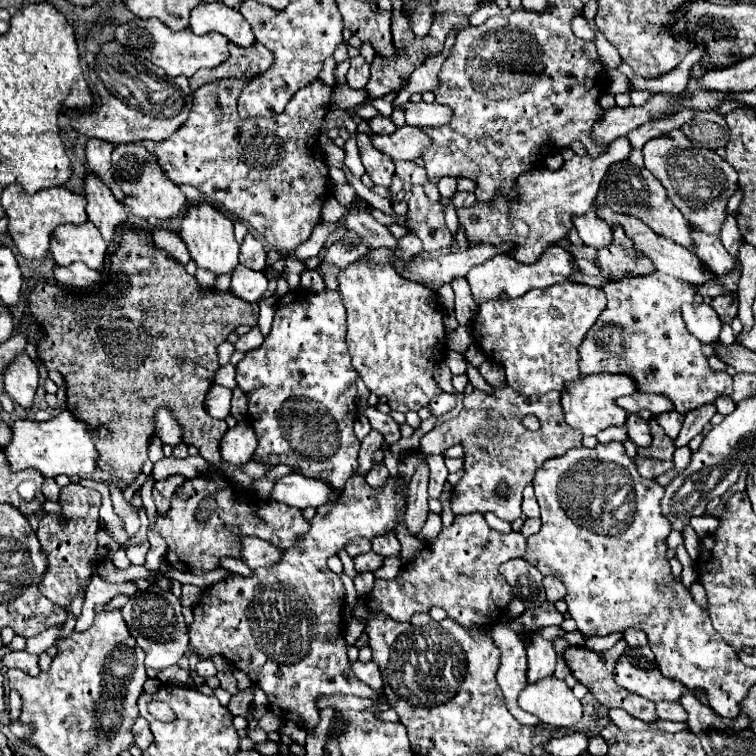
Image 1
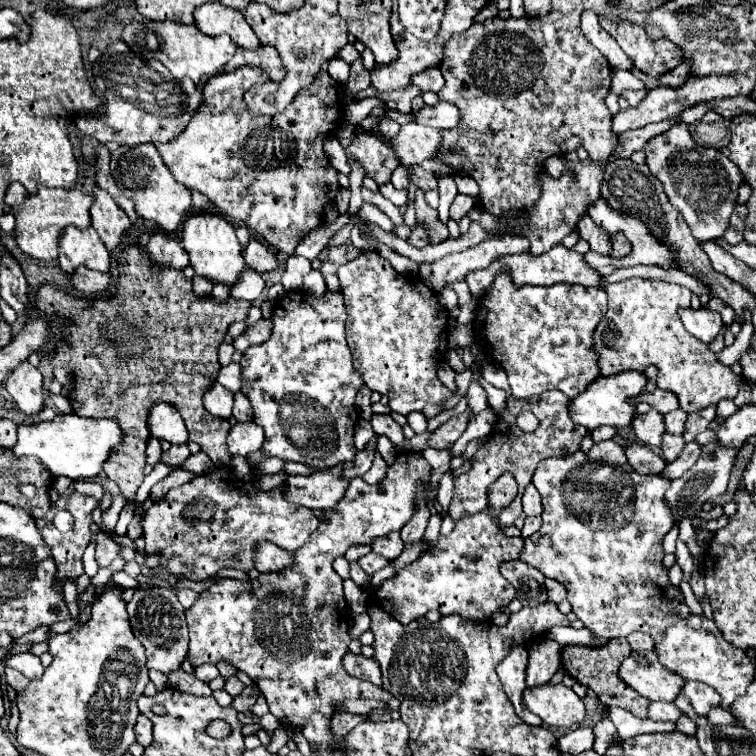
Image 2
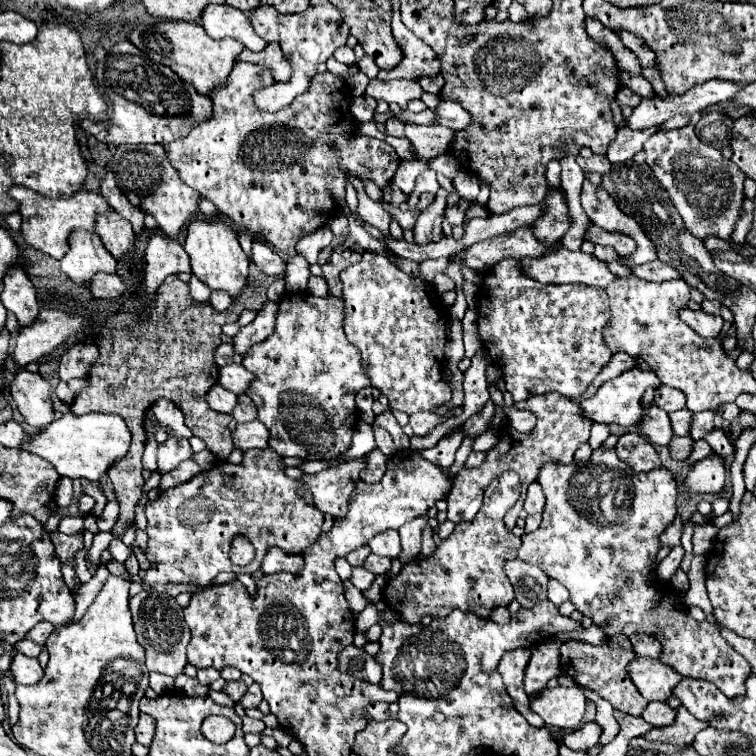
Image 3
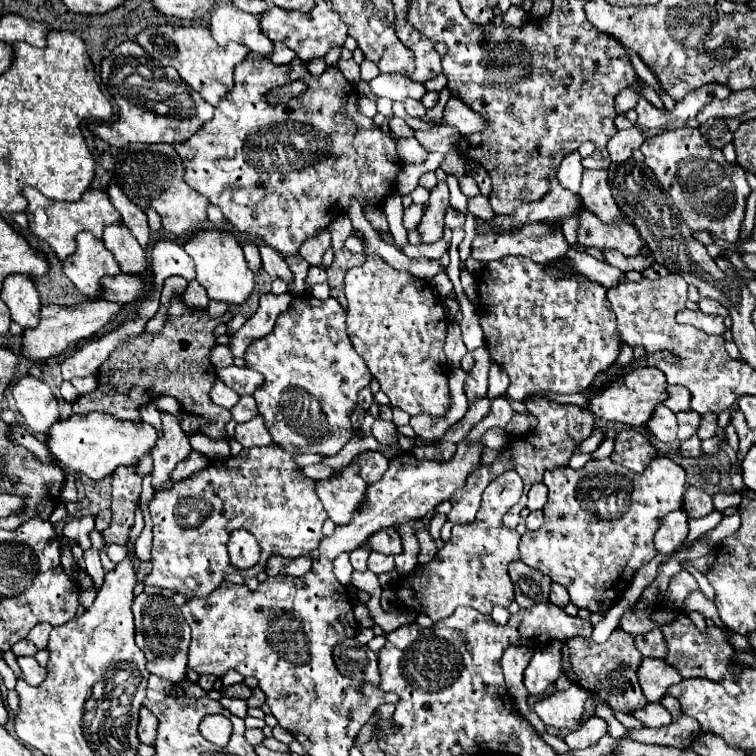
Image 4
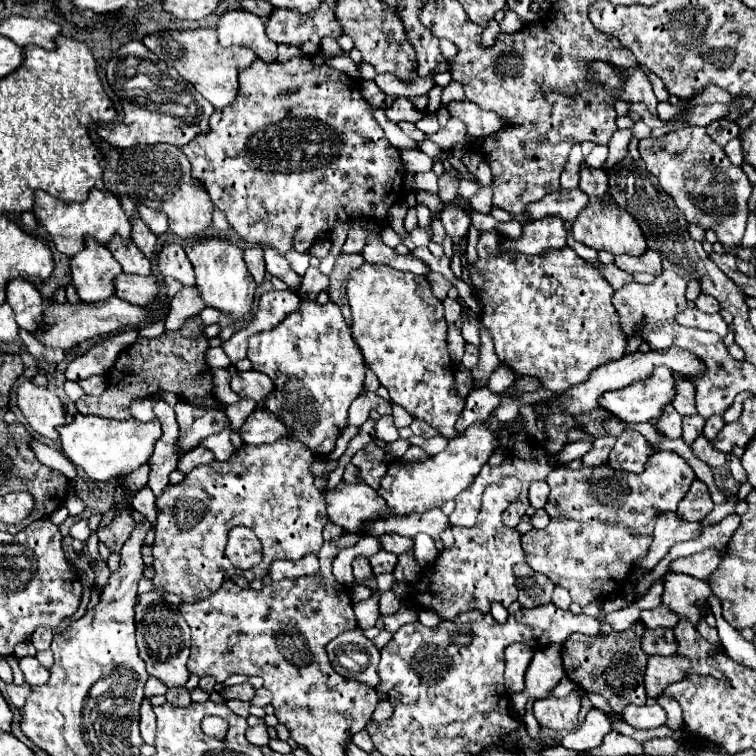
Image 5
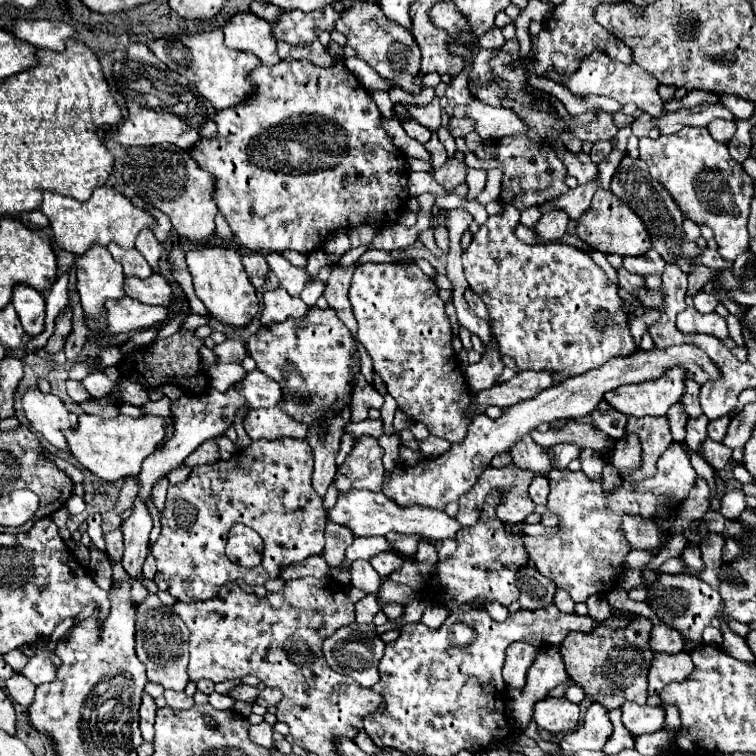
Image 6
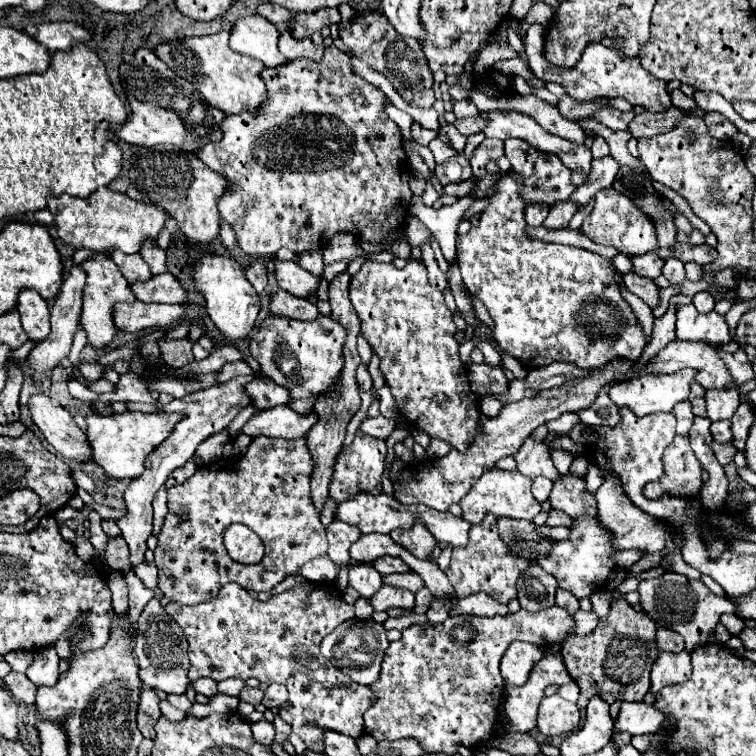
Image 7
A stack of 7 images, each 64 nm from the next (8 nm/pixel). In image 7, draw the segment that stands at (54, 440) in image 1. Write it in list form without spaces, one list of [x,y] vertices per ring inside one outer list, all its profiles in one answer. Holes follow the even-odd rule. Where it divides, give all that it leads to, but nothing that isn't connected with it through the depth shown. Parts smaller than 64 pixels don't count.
[[[124,412],[124,414],[110,414],[110,416],[88,416],[88,442],[92,444],[92,460],[104,468],[104,472],[112,478],[136,478],[144,472],[144,464],[148,454],[160,446],[172,428],[180,422],[180,414],[168,414],[168,412]]]

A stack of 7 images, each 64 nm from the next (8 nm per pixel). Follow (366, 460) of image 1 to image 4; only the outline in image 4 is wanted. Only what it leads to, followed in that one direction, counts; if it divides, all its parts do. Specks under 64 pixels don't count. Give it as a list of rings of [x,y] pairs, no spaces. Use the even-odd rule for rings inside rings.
[[[348,466],[338,478],[316,482],[318,498],[328,512],[328,518],[338,526],[352,520],[352,512],[356,512],[360,500],[364,500],[364,488],[366,482],[360,478],[356,466]]]

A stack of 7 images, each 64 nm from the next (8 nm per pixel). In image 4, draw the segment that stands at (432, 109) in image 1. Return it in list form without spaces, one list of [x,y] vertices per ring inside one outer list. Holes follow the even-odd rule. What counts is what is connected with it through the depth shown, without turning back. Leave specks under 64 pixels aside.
[[[452,98],[446,108],[444,108],[444,122],[456,126],[464,136],[482,132],[484,124],[488,124],[488,120],[480,118],[476,112],[472,112],[472,108],[468,108],[468,104],[464,104],[462,100]]]

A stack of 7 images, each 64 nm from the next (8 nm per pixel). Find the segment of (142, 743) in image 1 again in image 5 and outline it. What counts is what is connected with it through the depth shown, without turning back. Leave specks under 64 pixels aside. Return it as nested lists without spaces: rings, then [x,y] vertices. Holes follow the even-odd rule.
[[[148,698],[142,700],[142,708],[140,708],[140,734],[146,744],[154,744],[156,716],[154,716],[154,710],[152,710],[152,704]]]

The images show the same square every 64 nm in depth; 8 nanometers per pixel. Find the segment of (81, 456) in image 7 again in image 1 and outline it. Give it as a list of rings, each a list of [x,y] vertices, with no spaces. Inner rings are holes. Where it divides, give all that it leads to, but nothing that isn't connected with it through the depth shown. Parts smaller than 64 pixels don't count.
[[[28,354],[16,356],[16,360],[4,372],[4,388],[6,388],[6,392],[24,410],[30,410],[34,406],[38,380],[40,380],[38,368],[28,358]]]

